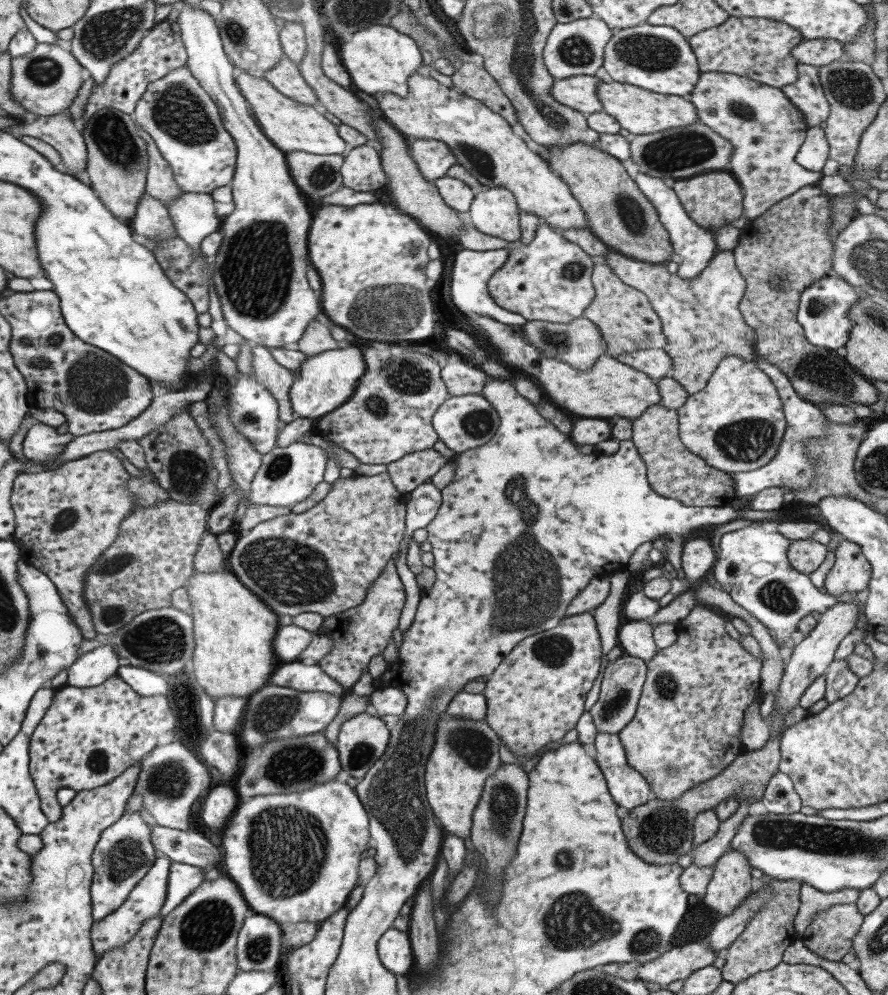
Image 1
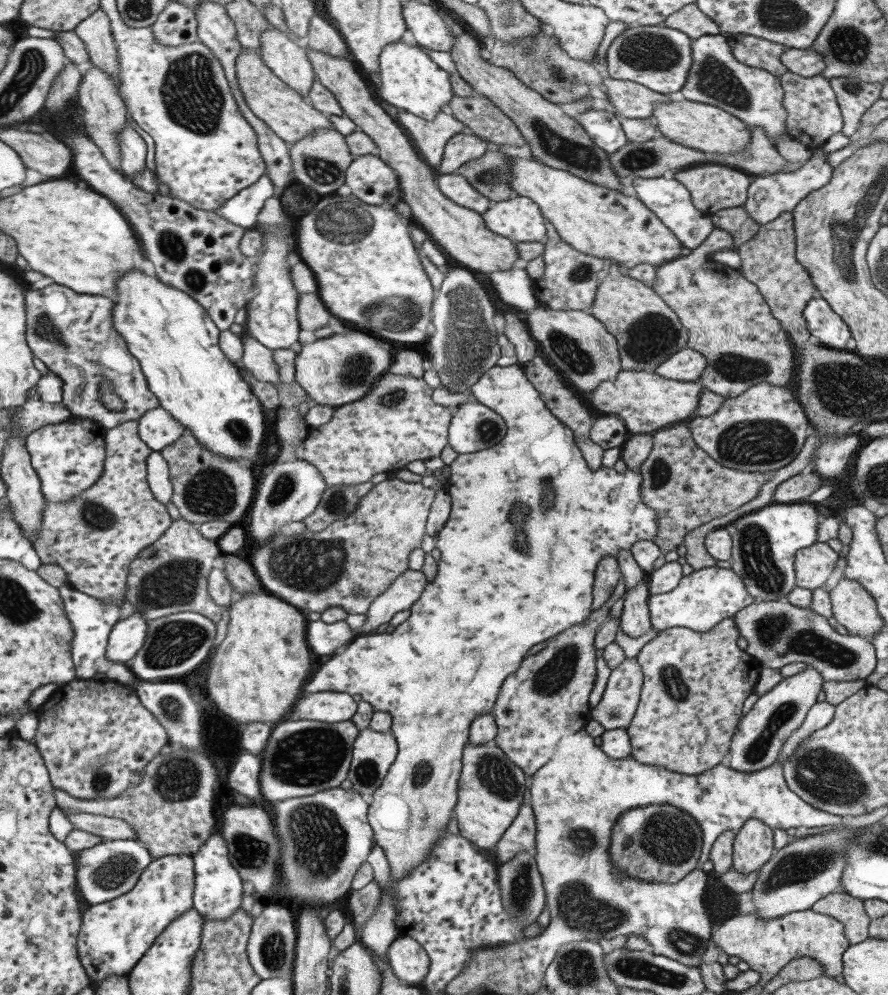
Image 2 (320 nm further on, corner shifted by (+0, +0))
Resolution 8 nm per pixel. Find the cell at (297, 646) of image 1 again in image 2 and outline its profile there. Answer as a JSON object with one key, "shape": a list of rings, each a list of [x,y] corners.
{"shape":[[[320,618],[309,624],[310,647],[318,655],[334,654],[341,646],[349,646],[357,636],[344,621],[327,624]]]}

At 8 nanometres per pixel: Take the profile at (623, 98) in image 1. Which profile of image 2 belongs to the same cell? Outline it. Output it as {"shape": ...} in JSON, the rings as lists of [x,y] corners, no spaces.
{"shape":[[[690,100],[662,102],[656,104],[651,117],[656,122],[659,135],[675,144],[700,152],[733,155],[743,151],[751,141],[750,130],[736,116],[702,102]]]}

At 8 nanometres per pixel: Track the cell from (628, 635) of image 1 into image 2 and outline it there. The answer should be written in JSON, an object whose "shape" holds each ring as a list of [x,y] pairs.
{"shape":[[[646,575],[633,588],[622,595],[622,611],[619,615],[621,632],[627,638],[637,639],[650,628],[647,599],[650,592]]]}

